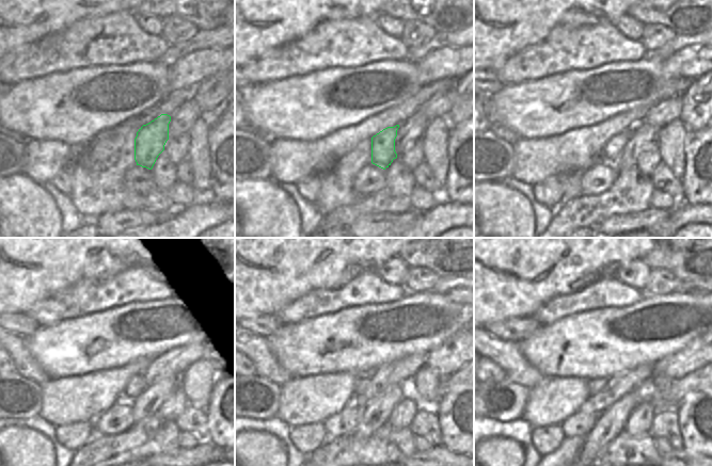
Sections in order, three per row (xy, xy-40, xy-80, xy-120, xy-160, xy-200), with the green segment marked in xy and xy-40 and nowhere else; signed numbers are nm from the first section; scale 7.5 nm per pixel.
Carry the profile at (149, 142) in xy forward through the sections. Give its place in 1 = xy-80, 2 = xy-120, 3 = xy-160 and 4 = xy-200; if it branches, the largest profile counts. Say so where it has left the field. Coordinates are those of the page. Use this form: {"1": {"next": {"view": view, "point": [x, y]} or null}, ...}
{"1": {"next": {"view": "xy-80", "point": [613, 149]}}, "2": {"next": {"view": "xy-120", "point": [133, 388]}}, "3": {"next": {"view": "xy-160", "point": [363, 381]}}, "4": {"next": {"view": "xy-200", "point": [594, 386]}}}

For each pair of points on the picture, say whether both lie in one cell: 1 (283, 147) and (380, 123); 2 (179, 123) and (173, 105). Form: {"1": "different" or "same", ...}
{"1": "same", "2": "different"}

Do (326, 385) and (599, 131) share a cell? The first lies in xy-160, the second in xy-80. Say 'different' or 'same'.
same

